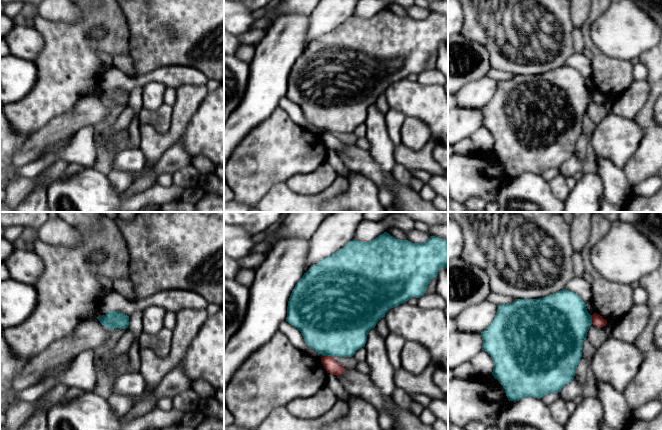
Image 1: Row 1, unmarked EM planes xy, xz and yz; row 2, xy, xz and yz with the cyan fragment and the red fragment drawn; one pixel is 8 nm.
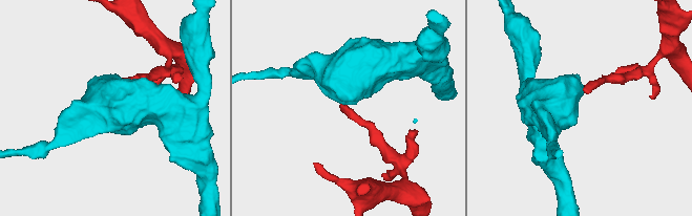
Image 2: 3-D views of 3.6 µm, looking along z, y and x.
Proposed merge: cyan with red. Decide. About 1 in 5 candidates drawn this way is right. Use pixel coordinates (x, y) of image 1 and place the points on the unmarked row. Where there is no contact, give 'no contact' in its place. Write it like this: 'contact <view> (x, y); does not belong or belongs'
contact xz (327, 131); does not belong

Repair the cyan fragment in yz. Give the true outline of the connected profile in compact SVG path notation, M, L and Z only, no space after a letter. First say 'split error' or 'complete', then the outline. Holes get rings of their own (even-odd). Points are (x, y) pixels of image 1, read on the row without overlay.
complete; M566 65L539 75L515 75L510 80L499 80L495 94L481 108L482 126L491 132L494 139L492 151L505 165L508 176L516 178L524 173L541 175L547 170L559 169L574 155L591 100L592 92L586 79L576 69Z

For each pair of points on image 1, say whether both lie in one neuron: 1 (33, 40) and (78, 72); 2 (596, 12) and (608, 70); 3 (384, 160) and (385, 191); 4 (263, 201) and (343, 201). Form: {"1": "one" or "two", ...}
{"1": "two", "2": "one", "3": "one", "4": "two"}

